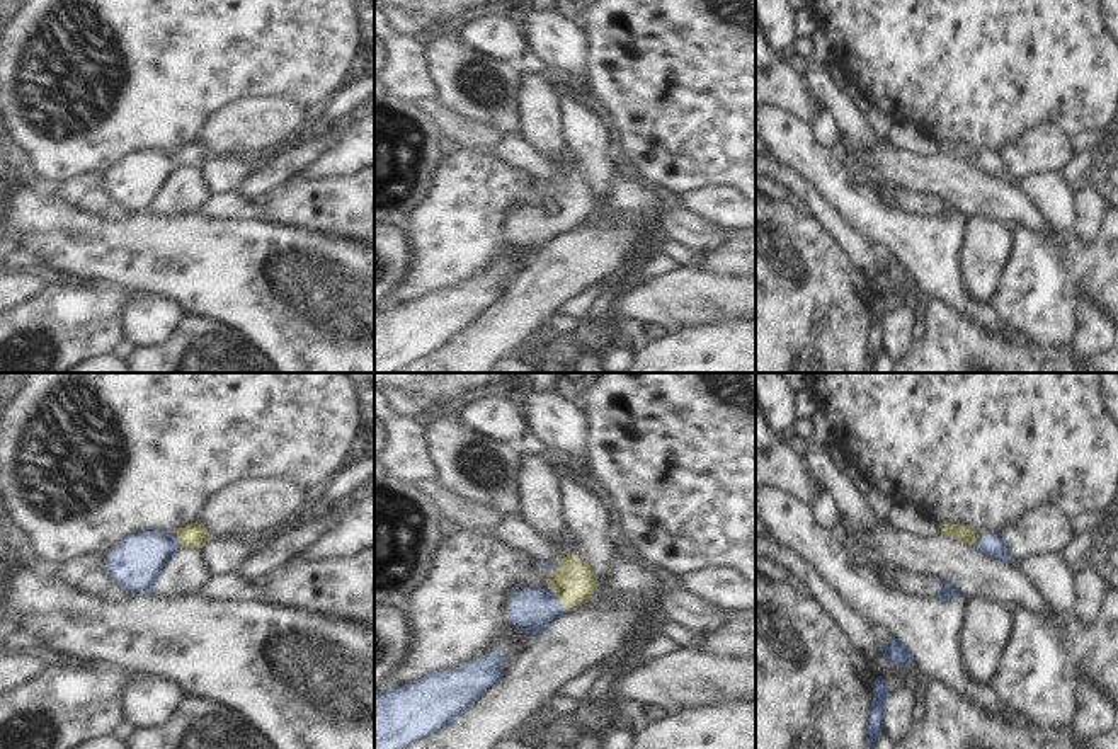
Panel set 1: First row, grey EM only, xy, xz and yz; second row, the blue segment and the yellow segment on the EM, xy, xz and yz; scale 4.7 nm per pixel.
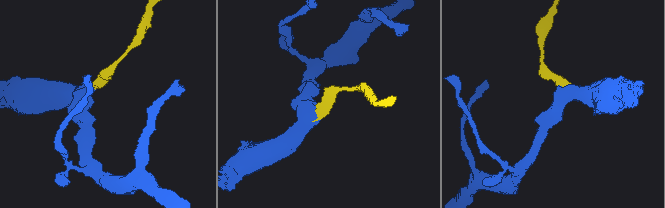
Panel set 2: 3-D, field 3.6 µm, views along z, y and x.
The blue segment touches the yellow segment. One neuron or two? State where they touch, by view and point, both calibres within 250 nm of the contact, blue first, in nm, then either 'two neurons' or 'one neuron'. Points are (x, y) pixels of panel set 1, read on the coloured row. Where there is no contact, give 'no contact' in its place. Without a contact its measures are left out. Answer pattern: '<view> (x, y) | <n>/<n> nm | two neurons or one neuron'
xz (558, 601) | 200/200 nm | one neuron

